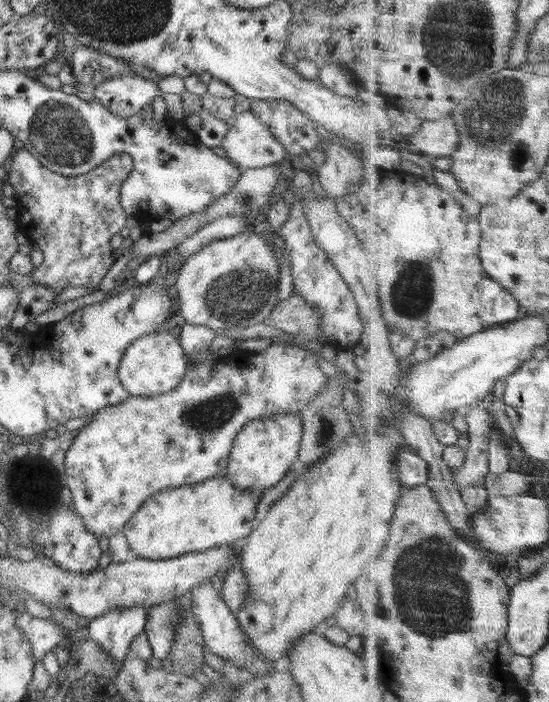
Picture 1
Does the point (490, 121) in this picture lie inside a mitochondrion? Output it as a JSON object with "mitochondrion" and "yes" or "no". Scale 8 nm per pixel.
{"mitochondrion":"yes"}

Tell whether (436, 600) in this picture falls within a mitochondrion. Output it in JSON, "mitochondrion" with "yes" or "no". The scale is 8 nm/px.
{"mitochondrion":"yes"}

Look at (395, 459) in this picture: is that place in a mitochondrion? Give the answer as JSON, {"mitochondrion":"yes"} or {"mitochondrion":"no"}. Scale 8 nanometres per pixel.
{"mitochondrion":"no"}

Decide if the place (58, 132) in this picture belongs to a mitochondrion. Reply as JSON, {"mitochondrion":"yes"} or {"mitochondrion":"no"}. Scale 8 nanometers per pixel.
{"mitochondrion":"yes"}

